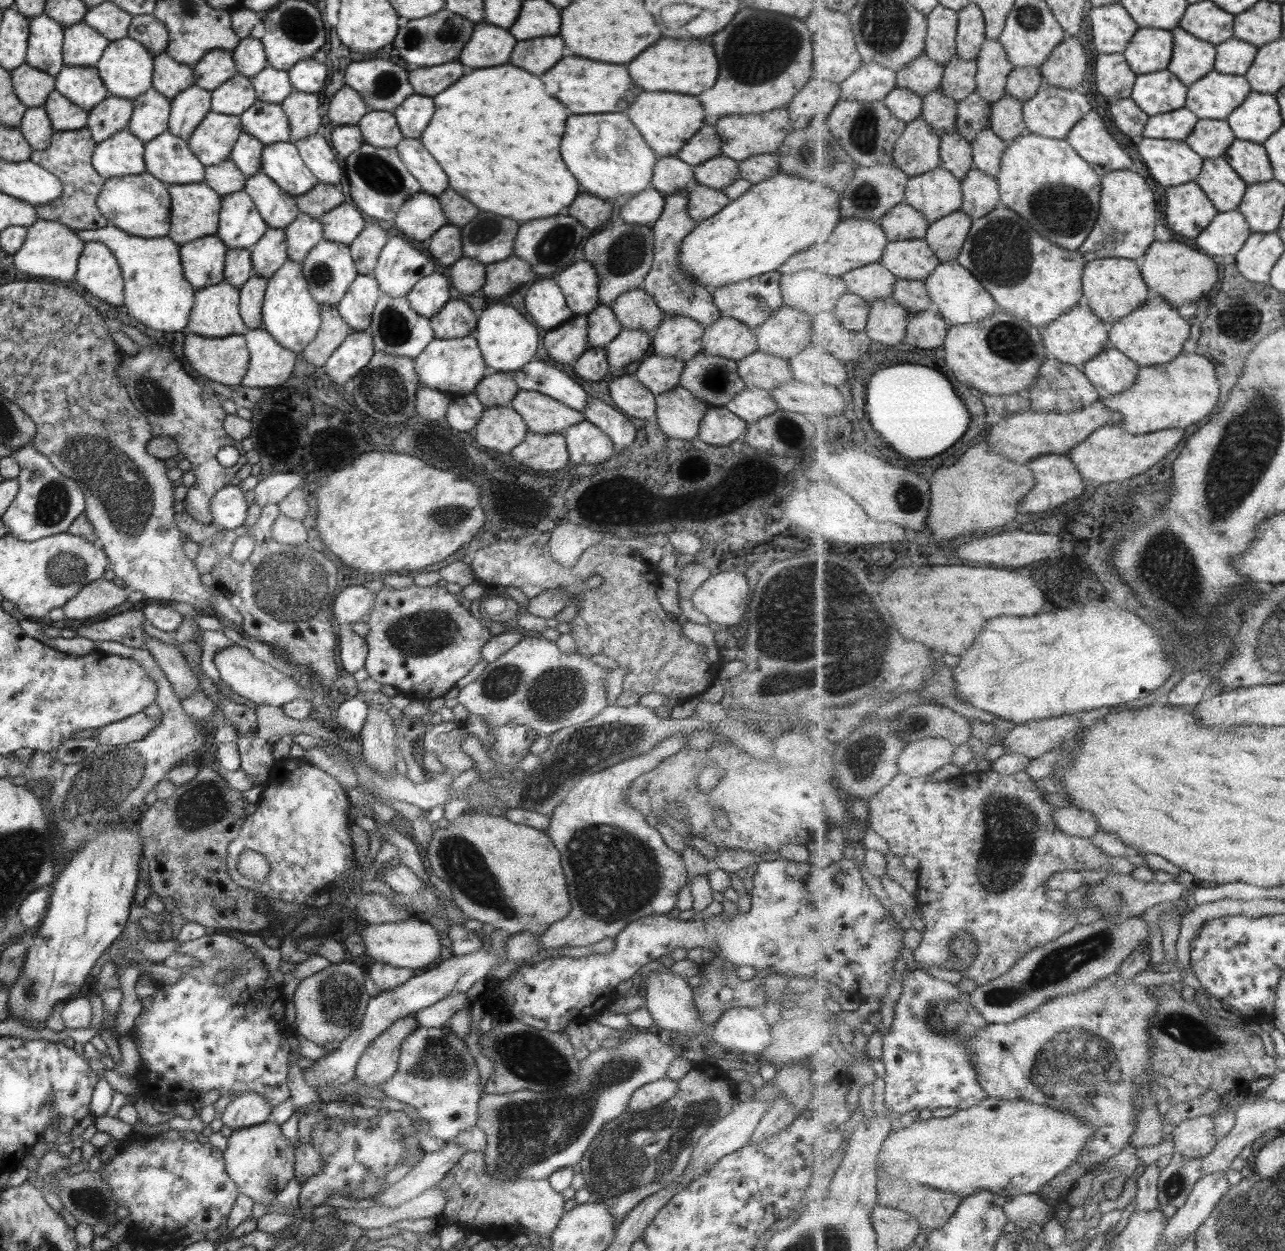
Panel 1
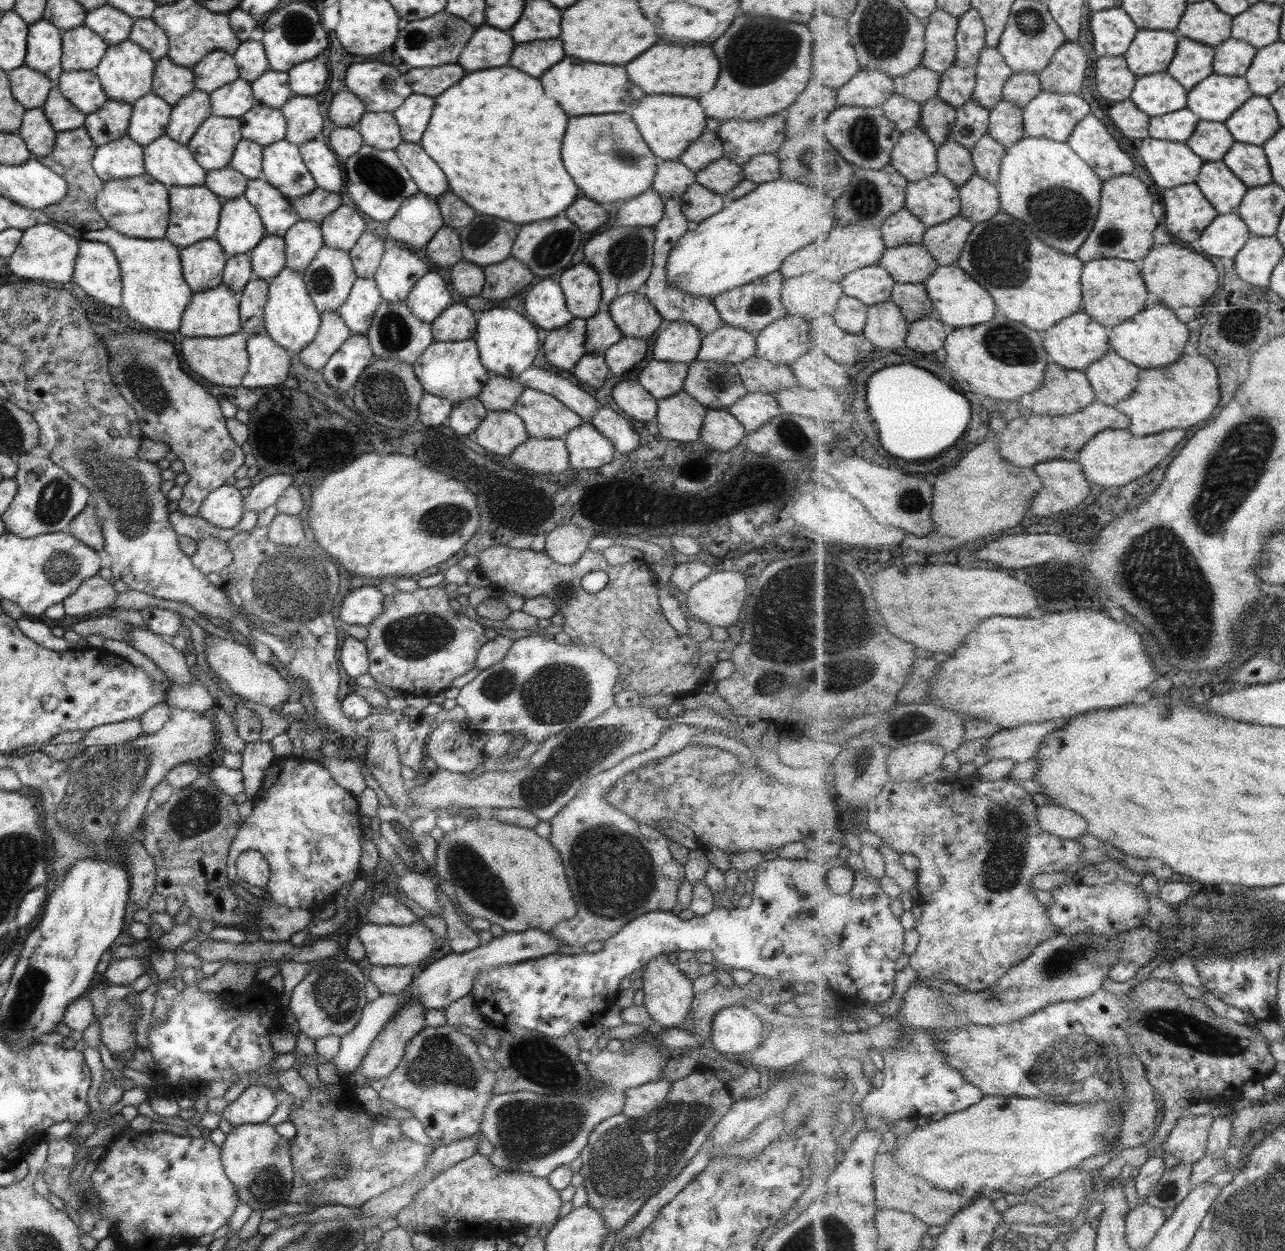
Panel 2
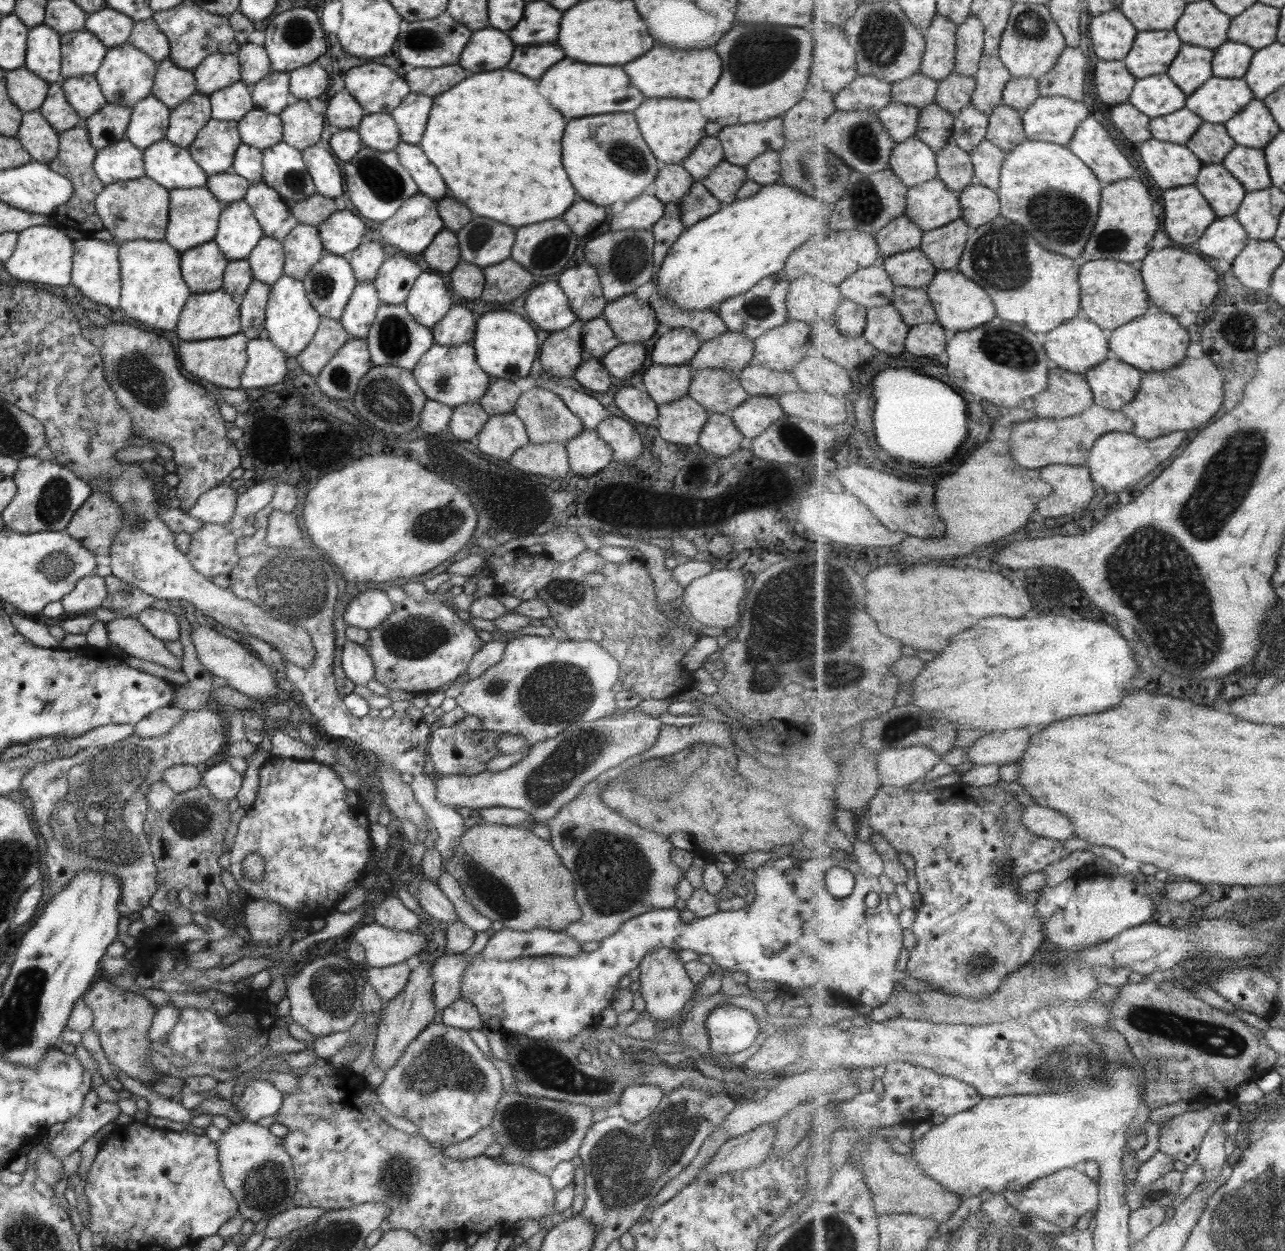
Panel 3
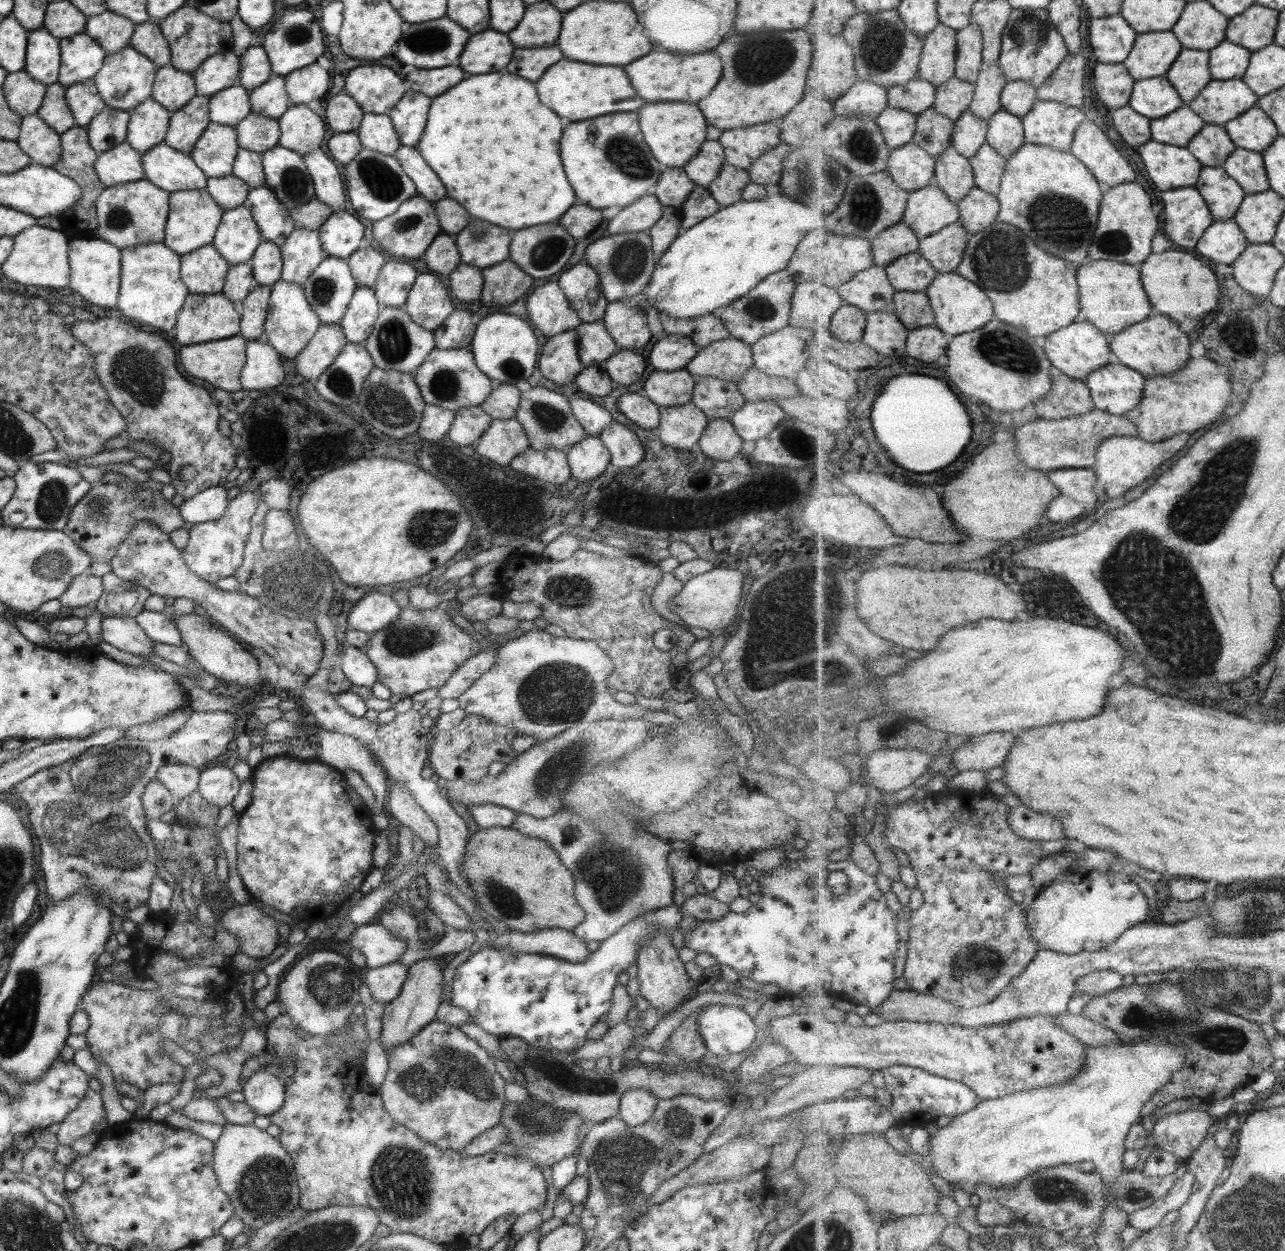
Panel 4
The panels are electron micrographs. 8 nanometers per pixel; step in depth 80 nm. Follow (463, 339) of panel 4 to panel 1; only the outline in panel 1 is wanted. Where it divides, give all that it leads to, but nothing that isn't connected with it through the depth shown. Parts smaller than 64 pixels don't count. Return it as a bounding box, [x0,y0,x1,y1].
[429,299,477,340]

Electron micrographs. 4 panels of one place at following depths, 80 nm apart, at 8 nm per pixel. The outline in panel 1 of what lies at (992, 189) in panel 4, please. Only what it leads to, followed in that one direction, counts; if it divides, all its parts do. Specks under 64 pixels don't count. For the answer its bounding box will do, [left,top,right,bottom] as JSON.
[972,125,1008,178]

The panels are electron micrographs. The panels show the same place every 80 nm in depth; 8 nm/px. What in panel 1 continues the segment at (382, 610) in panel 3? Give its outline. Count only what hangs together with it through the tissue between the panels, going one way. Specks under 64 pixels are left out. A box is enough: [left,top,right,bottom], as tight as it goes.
[332,586,374,626]

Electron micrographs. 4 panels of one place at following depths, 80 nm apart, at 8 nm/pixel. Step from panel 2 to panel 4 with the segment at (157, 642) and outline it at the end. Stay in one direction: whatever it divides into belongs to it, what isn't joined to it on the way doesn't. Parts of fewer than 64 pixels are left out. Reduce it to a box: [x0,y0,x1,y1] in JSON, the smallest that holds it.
[100,616,153,656]

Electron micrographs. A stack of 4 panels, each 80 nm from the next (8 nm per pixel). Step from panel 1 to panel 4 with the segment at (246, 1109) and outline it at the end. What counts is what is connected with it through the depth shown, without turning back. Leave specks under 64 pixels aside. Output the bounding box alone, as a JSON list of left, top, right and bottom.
[242,1071,284,1116]

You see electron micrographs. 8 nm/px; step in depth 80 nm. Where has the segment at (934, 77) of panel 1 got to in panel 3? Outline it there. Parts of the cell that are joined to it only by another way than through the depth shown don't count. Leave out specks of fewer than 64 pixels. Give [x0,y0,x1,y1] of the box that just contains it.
[892,72,940,109]

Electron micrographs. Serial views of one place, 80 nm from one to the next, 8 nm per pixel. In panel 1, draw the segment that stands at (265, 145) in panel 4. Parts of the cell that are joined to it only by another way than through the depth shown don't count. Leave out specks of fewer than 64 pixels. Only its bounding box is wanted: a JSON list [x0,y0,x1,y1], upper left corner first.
[238,100,290,145]

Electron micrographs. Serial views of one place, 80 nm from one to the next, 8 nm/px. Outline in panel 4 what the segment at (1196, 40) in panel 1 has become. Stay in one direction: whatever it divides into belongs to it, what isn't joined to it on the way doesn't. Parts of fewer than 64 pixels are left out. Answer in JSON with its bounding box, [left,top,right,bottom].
[1167,47,1214,106]

